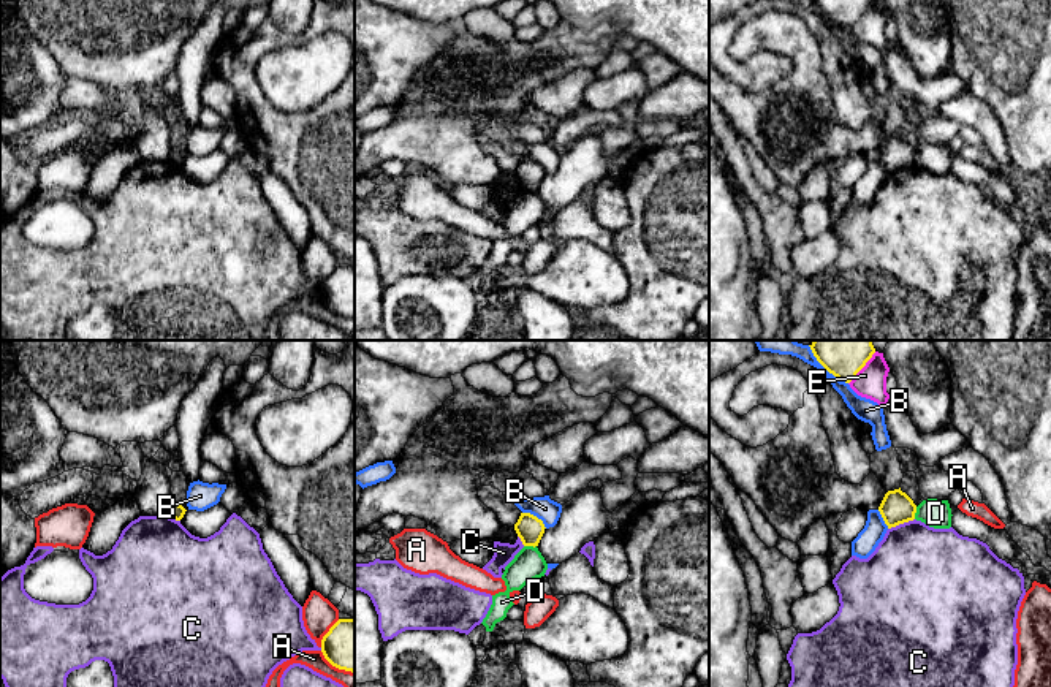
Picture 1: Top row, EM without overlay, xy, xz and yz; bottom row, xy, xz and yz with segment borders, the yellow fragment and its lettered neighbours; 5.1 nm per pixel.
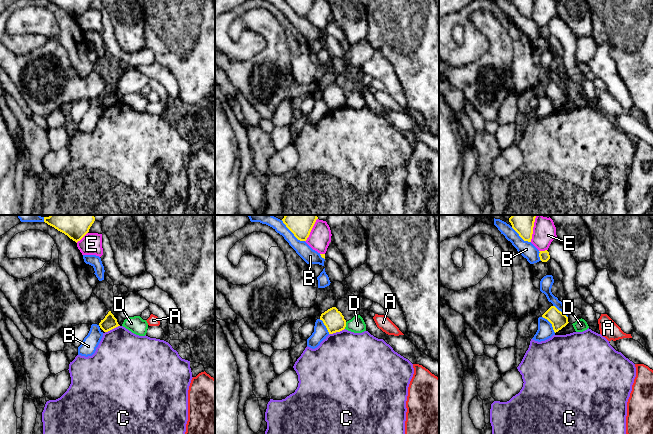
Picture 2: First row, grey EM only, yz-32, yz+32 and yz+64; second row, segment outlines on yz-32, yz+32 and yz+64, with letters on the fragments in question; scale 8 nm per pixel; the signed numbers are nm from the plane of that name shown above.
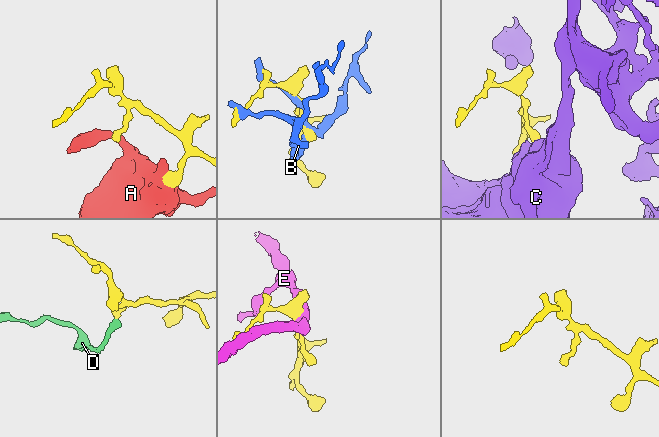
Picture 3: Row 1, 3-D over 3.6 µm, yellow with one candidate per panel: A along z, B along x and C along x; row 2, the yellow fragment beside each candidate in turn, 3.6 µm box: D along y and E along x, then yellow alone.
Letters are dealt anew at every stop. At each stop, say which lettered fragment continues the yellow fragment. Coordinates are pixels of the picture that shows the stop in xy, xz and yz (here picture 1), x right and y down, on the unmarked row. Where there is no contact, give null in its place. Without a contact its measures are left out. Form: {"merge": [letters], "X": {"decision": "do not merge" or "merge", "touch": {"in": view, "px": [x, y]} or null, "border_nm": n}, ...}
{"merge": [], "A": {"decision": "do not merge", "touch": {"in": "xy", "px": [326, 279]}, "border_nm": 170}, "B": {"decision": "do not merge", "touch": {"in": "yz", "px": [830, 18]}, "border_nm": 240}, "C": {"decision": "do not merge", "touch": {"in": "yz", "px": [901, 168]}, "border_nm": 150}, "D": {"decision": "do not merge", "touch": {"in": "xz", "px": [531, 190]}, "border_nm": 60}, "E": {"decision": "do not merge", "touch": {"in": "yz", "px": [861, 13]}, "border_nm": 200}}

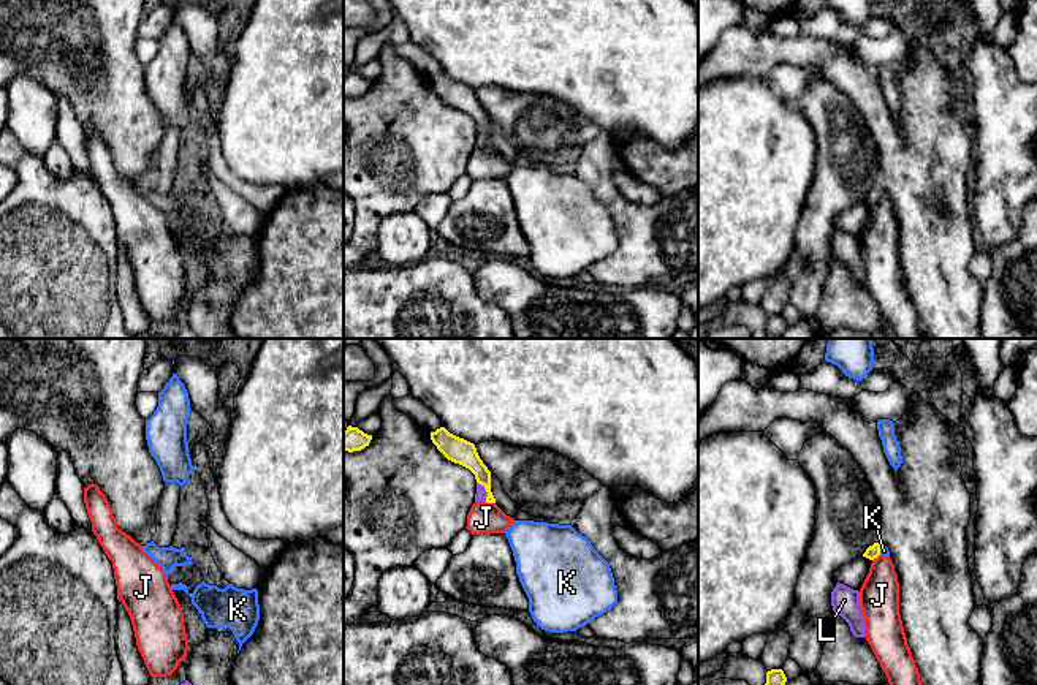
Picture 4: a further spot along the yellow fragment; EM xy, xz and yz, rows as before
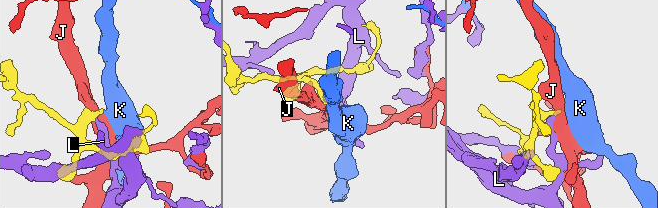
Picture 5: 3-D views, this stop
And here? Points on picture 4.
{"merge": ["K"], "J": {"decision": "do not merge", "touch": {"in": "xz", "px": [490, 147]}, "border_nm": 60}, "K": {"decision": "merge", "touch": {"in": "yz", "px": [879, 195]}, "border_nm": 70}, "L": {"decision": "do not merge", "touch": {"in": "xz", "px": [486, 136]}, "border_nm": 120}}

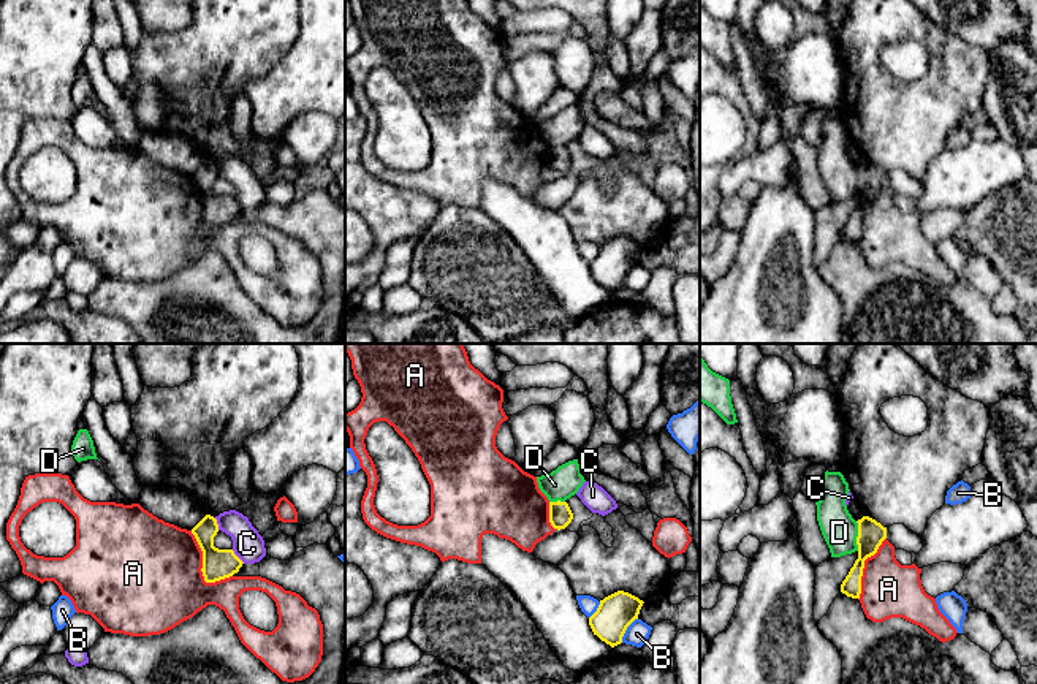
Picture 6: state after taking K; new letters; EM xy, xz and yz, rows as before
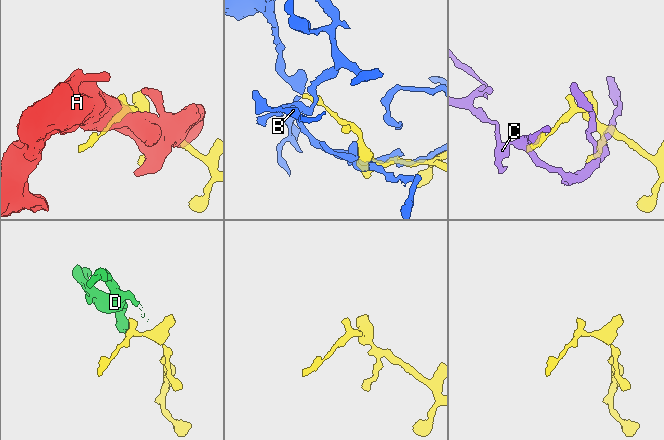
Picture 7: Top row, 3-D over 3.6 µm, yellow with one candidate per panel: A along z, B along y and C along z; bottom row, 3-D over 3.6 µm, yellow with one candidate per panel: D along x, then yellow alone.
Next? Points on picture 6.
{"merge": [], "A": {"decision": "do not merge", "touch": {"in": "xy", "px": [201, 214]}, "border_nm": 320}, "B": {"decision": "do not merge", "touch": {"in": "xz", "px": [626, 274]}, "border_nm": 150}, "C": {"decision": "do not merge", "touch": {"in": "xy", "px": [236, 201]}, "border_nm": 100}, "D": {"decision": "do not merge", "touch": {"in": "yz", "px": [858, 181]}, "border_nm": 150}}

